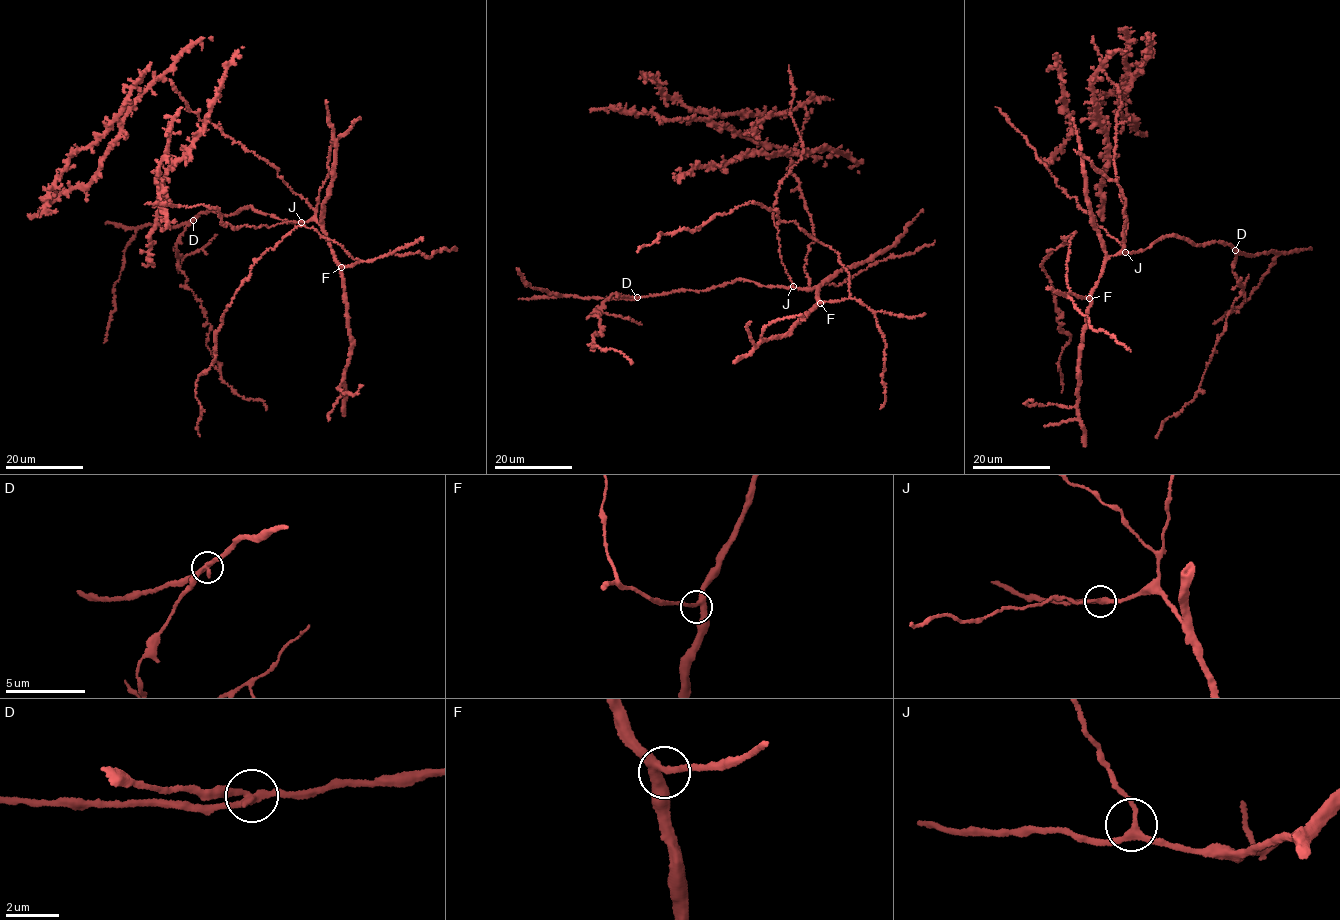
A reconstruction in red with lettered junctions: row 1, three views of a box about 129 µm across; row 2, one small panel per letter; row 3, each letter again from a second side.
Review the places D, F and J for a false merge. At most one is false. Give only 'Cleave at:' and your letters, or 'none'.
Cleave at: D

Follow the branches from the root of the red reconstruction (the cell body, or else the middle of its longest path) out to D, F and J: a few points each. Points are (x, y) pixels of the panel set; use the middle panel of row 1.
D: (813, 233), (804, 265), (809, 291), (766, 286), (739, 278), (699, 291), (680, 289), (637, 297)
F: (813, 233), (804, 268), (809, 280), (808, 290), (816, 288), (820, 303)
J: (813, 233), (804, 265), (810, 289), (793, 286)

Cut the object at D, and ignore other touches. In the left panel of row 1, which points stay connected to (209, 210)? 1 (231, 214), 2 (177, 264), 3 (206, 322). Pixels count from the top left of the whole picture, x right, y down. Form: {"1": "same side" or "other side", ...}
{"1": "same side", "2": "other side", "3": "other side"}

